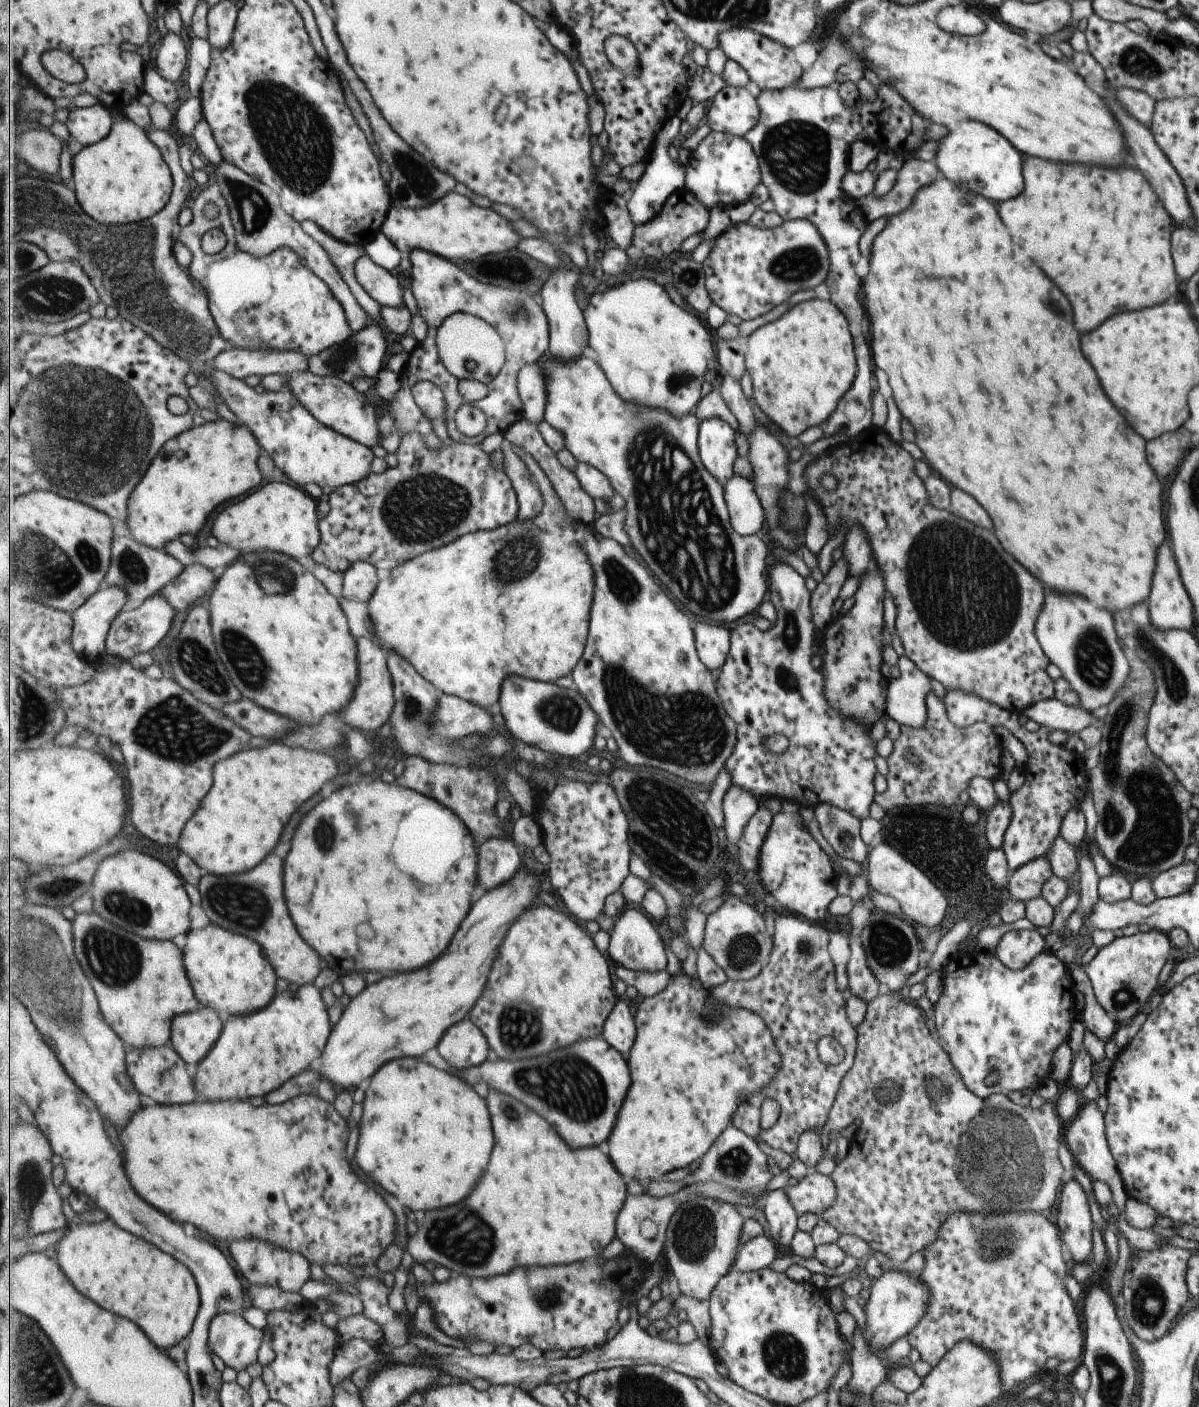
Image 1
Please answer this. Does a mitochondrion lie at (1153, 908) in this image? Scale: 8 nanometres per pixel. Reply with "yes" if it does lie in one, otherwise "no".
no

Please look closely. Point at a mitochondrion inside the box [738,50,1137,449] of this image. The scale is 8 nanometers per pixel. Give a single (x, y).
(797, 152)

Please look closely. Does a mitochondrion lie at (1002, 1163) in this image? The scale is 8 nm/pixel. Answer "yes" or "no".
yes

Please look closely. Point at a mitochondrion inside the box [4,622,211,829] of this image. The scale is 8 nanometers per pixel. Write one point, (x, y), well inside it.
(37, 715)

